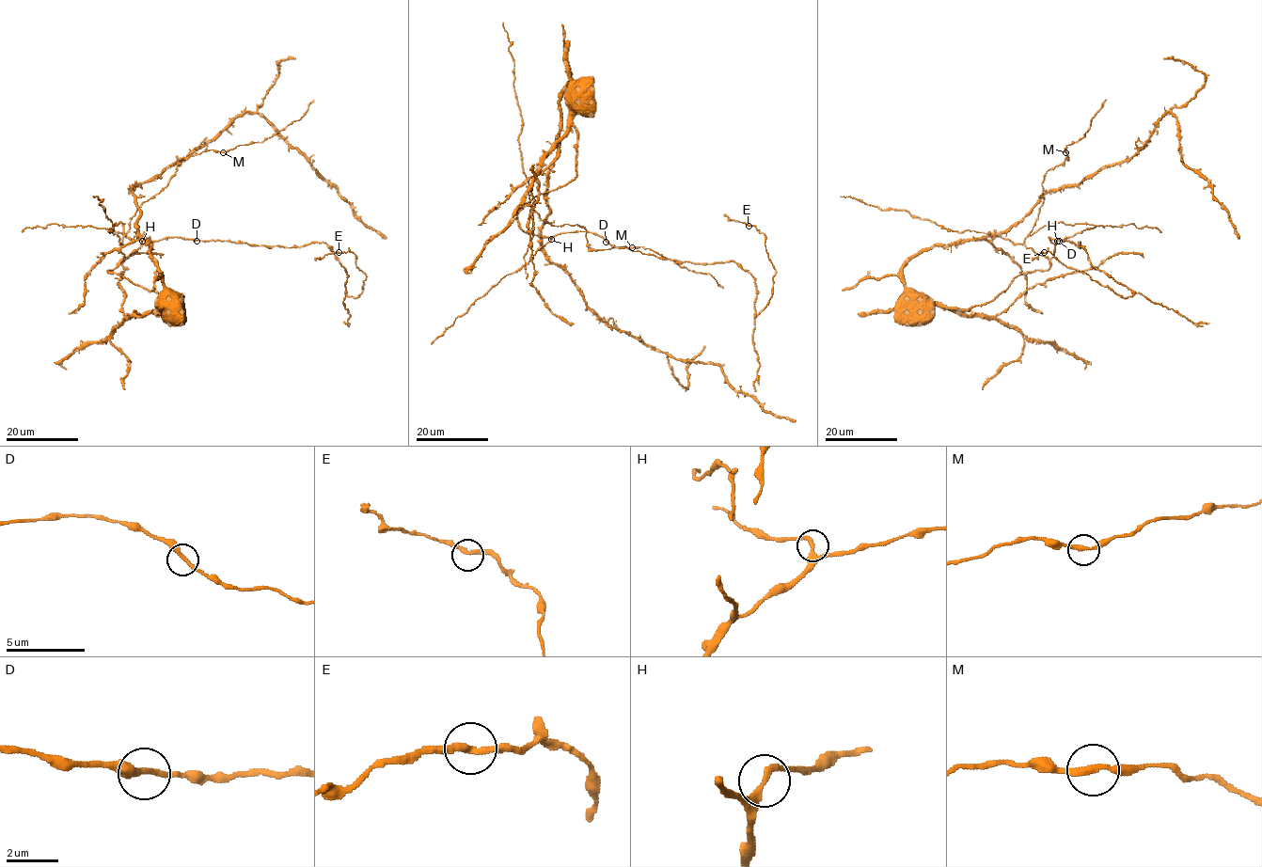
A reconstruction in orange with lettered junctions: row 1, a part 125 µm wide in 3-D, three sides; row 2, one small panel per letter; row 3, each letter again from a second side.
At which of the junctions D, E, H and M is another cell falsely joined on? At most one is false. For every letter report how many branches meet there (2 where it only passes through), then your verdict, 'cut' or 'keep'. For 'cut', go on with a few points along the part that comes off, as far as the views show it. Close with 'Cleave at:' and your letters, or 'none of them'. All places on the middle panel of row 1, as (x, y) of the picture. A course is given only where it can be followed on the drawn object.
D: 2 branches meet; keep
E: 2 branches meet; keep
H: 2 branches meet; keep
M: 2 branches meet; keep
Cleave at: none of them

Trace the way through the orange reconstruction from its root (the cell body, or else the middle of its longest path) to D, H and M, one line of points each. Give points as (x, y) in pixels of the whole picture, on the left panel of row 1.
D: (178, 296), (163, 305), (166, 308), (162, 294), (107, 270), (146, 243), (175, 237), (197, 241)
H: (178, 296), (163, 305), (166, 308), (162, 294), (107, 270), (134, 252), (142, 242)
M: (178, 296), (166, 308), (162, 294), (107, 270), (124, 258), (130, 219), (167, 185), (178, 162), (223, 152)

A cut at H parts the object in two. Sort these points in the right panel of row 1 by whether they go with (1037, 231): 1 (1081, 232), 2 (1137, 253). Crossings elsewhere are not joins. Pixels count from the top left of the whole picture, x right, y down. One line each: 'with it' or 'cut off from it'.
1: cut off from it
2: with it

